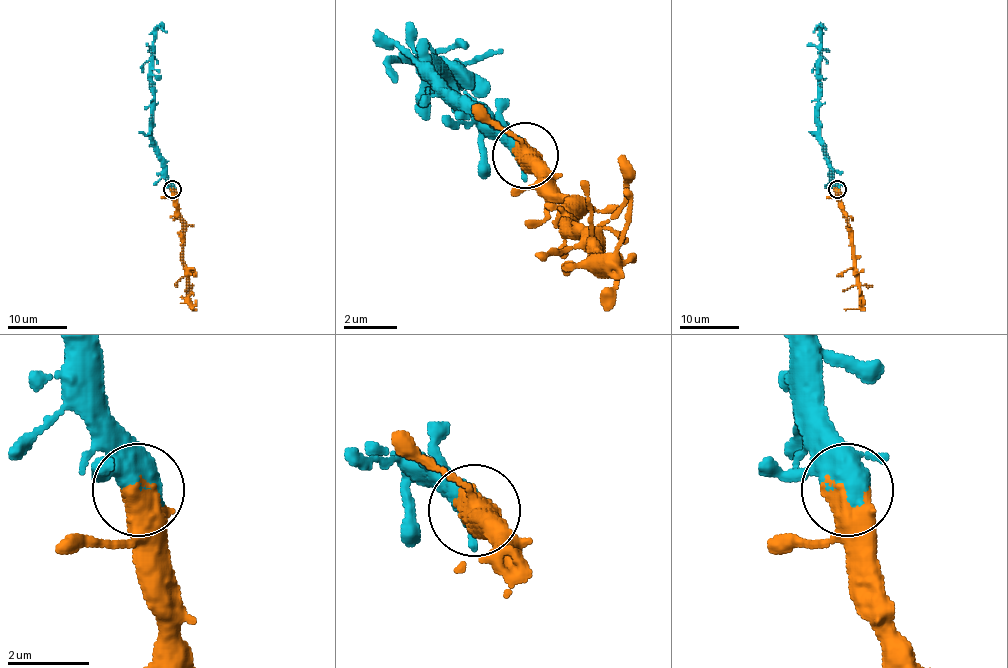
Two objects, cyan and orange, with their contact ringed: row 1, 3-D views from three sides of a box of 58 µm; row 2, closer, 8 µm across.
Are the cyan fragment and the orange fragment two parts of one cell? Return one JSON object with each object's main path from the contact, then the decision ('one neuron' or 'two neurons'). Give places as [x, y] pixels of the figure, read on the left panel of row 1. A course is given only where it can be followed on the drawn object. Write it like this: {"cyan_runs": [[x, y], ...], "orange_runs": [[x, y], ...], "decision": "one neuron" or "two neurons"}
{"cyan_runs": [[173, 189], [165, 159], [152, 136], [153, 32], [159, 27], [167, 32]], "orange_runs": [[173, 191], [174, 207], [182, 223], [182, 258], [190, 307], [195, 309]], "decision": "one neuron"}

